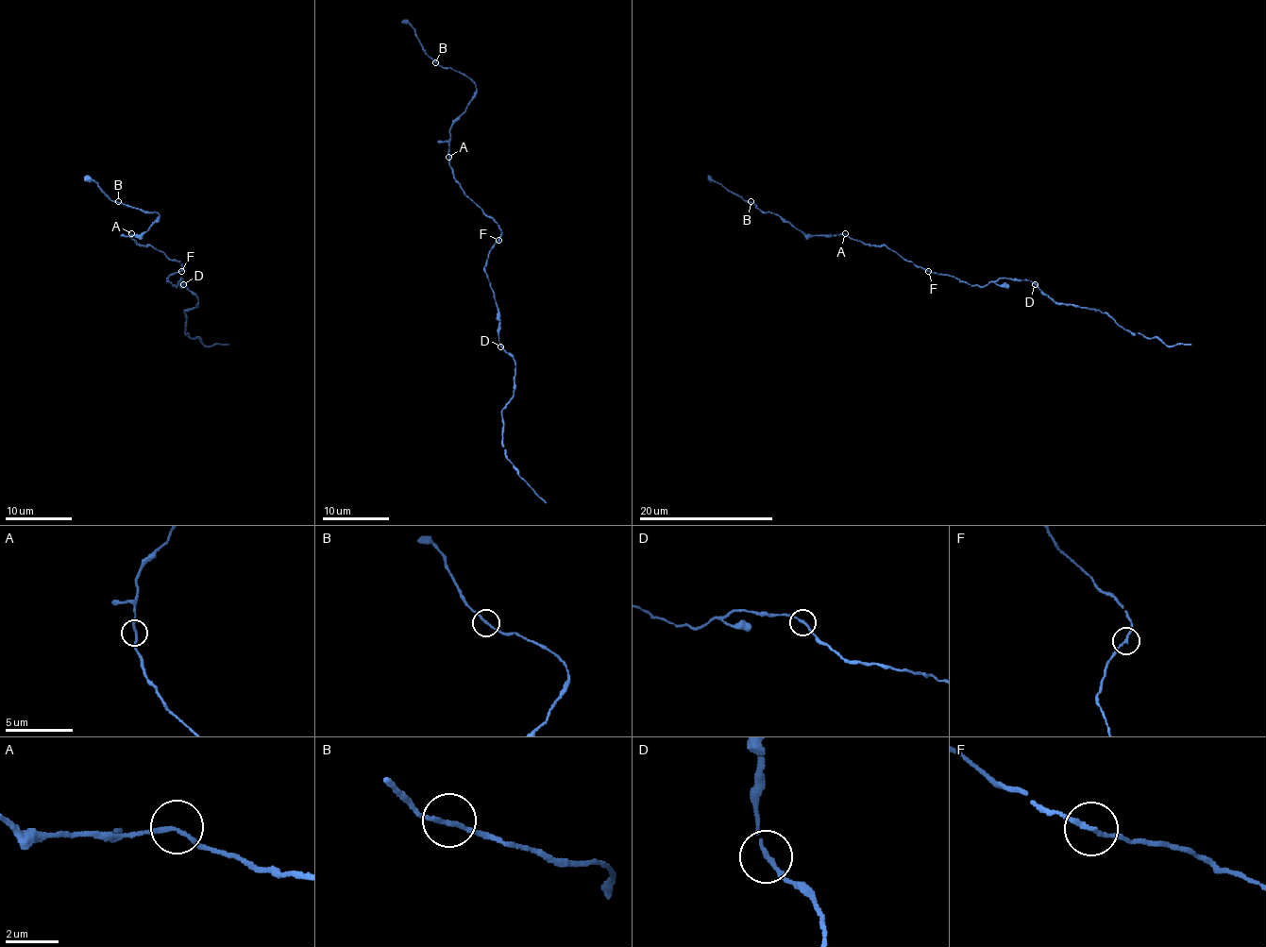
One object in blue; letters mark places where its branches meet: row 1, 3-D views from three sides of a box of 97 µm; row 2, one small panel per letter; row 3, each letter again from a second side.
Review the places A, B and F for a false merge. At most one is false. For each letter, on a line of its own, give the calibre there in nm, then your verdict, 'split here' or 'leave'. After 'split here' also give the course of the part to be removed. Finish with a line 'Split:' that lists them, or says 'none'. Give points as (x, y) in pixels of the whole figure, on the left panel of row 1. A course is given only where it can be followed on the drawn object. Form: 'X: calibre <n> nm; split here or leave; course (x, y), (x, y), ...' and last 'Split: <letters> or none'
A: calibre 160 nm; leave
B: calibre 150 nm; leave
F: calibre 150 nm; leave
Split: none

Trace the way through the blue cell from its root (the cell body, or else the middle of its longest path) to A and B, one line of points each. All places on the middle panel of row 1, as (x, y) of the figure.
A: (494, 244), (500, 235), (500, 228), (463, 190), (452, 174), (448, 157)
B: (494, 244), (500, 228), (463, 190), (448, 163), (450, 125), (472, 99), (476, 86), (461, 73), (435, 62)

